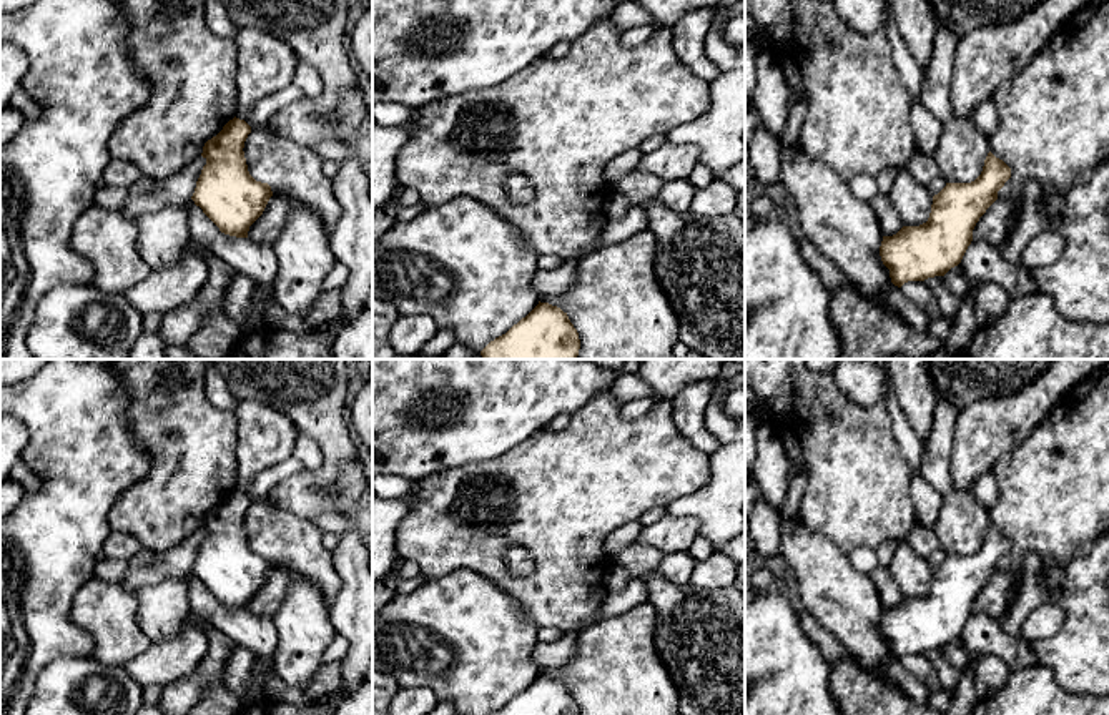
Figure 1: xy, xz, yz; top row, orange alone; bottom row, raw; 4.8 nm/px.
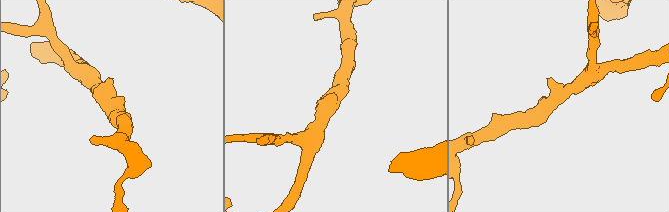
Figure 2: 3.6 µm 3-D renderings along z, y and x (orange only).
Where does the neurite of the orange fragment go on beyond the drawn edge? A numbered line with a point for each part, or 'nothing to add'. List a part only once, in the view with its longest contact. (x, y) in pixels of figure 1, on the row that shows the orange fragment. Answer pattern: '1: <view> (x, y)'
nothing to add

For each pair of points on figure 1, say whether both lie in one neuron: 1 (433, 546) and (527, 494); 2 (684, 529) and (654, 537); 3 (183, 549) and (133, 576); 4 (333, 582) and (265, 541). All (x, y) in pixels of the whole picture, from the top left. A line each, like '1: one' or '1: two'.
1: one
2: one
3: one
4: one

